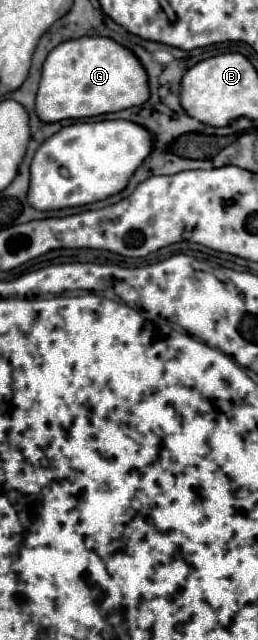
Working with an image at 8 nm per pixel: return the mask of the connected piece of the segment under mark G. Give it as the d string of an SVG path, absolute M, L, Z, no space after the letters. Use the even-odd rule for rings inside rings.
M82 37L60 43L46 57L36 93L36 115L42 123L84 119L122 111L144 99L148 99L148 77L140 61L108 37Z

